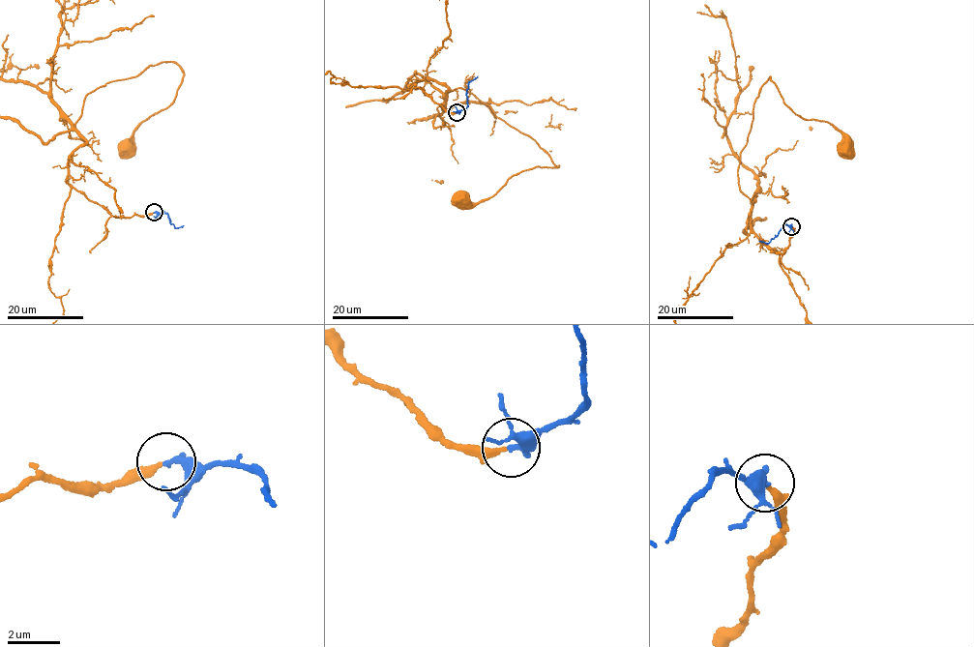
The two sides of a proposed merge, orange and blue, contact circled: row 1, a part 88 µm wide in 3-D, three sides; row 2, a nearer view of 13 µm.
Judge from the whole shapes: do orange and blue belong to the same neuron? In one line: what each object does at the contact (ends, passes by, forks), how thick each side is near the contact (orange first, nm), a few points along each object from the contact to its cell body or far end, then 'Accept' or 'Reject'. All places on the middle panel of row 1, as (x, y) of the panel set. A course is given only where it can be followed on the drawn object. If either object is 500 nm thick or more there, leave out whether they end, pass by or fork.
At the ring orange ends. At the ring blue ends. Thickness 280 nm (orange) against 320 nm. Course of orange: (457, 112), (409, 86), (437, 81), (447, 93), (476, 97), (558, 166), (516, 173), (473, 202), (462, 195). Course of blue: (457, 112), (467, 105), (469, 81), (478, 76). Accept

